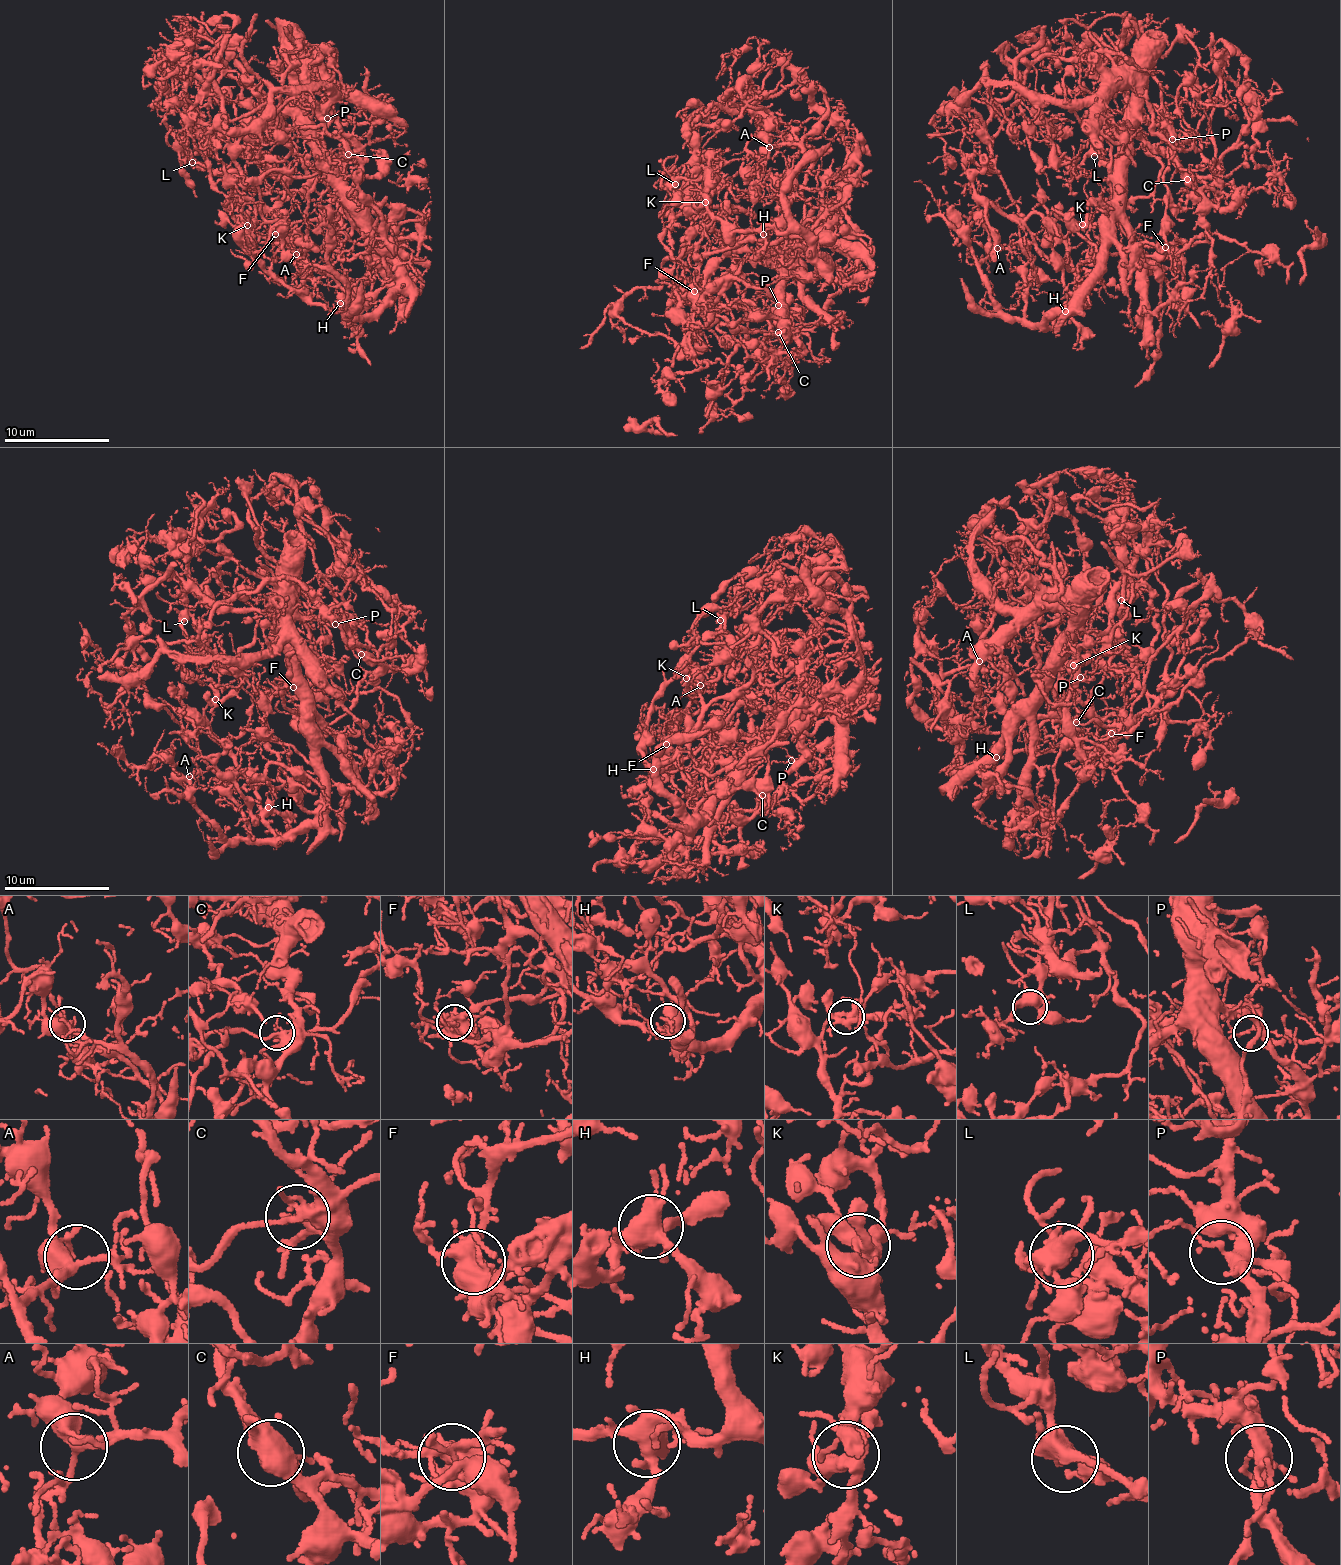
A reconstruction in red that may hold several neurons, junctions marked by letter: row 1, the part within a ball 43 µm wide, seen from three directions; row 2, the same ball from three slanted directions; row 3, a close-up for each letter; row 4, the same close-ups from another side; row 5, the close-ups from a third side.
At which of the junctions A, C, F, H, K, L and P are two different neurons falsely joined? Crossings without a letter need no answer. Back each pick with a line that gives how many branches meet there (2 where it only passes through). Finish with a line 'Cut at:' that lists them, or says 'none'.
C: 4 branches meet
F: 8 branches meet
K: 5 branches meet
Cut at: C, F, K

